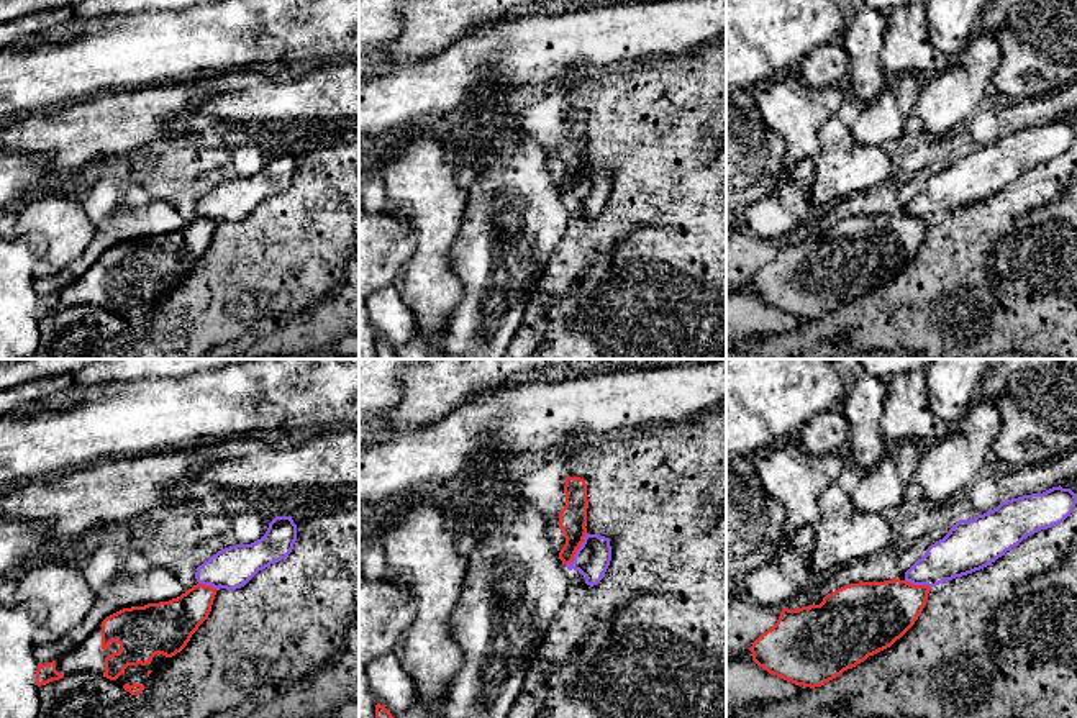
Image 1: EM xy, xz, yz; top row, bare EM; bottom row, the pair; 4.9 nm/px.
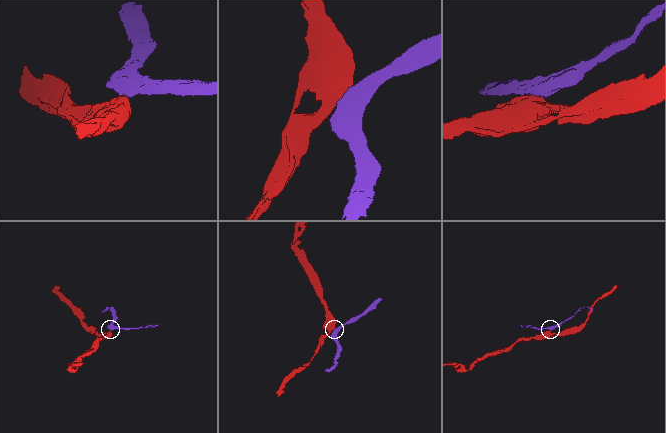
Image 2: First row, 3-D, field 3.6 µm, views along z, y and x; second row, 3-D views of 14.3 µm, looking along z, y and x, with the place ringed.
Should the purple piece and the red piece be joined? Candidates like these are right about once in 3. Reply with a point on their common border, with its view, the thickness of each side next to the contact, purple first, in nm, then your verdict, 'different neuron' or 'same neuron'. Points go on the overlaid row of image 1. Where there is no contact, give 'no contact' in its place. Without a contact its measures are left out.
xz (577, 549) | 170/140 nm | different neuron

